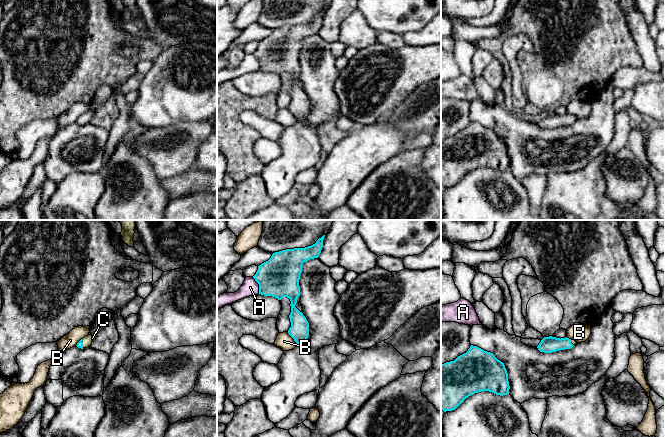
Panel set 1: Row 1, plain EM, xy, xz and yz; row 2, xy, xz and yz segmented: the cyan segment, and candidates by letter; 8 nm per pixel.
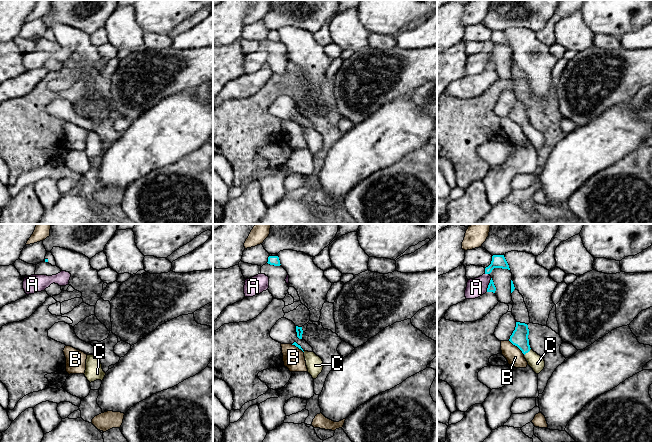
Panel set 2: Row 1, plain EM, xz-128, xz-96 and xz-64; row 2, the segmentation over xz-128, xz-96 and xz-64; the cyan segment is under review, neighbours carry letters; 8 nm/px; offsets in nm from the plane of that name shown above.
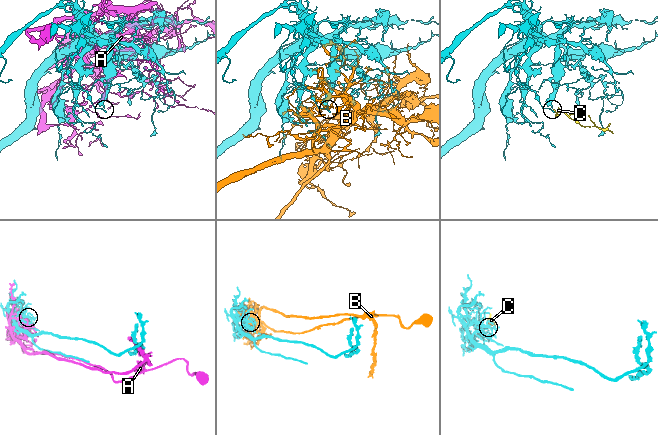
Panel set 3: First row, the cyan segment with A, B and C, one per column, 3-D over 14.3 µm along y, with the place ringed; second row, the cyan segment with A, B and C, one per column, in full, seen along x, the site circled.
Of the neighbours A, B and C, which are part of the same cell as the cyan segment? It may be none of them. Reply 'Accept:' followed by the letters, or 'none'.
Accept: C

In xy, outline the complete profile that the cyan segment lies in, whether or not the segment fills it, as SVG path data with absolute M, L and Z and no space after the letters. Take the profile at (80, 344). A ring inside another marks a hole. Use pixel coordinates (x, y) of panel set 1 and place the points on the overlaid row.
M92 335L85 336L77 343L76 346L81 349L91 347L91 344L94 339L95 339L95 336L92 336Z

